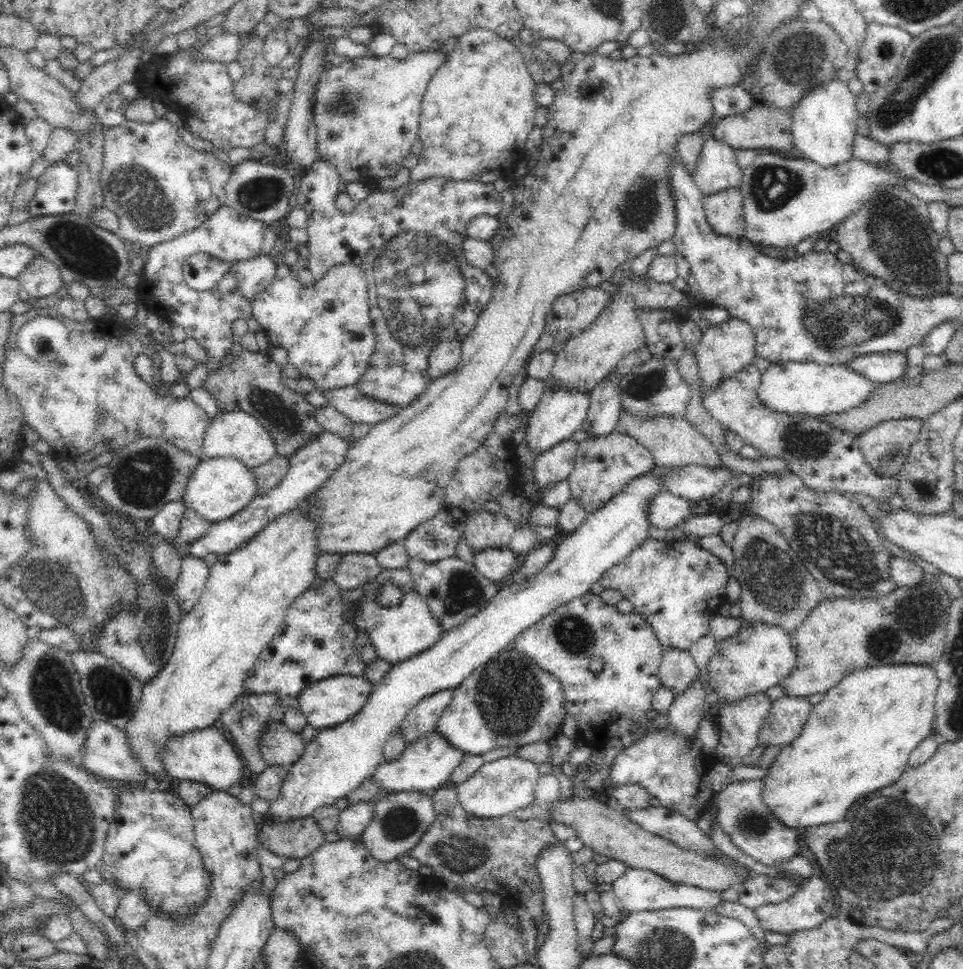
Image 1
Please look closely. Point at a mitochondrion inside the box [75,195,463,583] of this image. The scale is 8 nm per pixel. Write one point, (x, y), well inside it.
(406, 290)

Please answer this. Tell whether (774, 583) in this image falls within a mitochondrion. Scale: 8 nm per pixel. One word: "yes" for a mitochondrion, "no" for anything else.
yes

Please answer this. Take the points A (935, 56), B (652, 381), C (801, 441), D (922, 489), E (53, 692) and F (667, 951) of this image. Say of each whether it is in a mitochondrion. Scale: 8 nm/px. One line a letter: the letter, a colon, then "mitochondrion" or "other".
A: mitochondrion
B: mitochondrion
C: mitochondrion
D: mitochondrion
E: mitochondrion
F: mitochondrion

